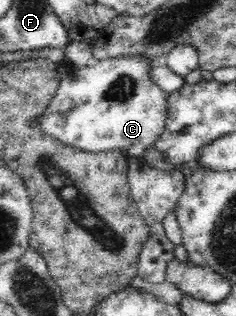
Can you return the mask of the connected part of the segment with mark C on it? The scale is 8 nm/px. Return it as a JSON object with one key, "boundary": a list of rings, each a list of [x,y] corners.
{"boundary":[[[128,54],[96,60],[94,64],[74,68],[72,74],[65,76],[60,82],[57,94],[43,117],[42,130],[56,137],[64,145],[71,145],[90,153],[119,149],[126,158],[144,157],[145,149],[154,149],[154,141],[161,135],[168,118],[165,103],[168,94],[152,81],[151,70],[154,66],[155,59],[146,54]]]}

